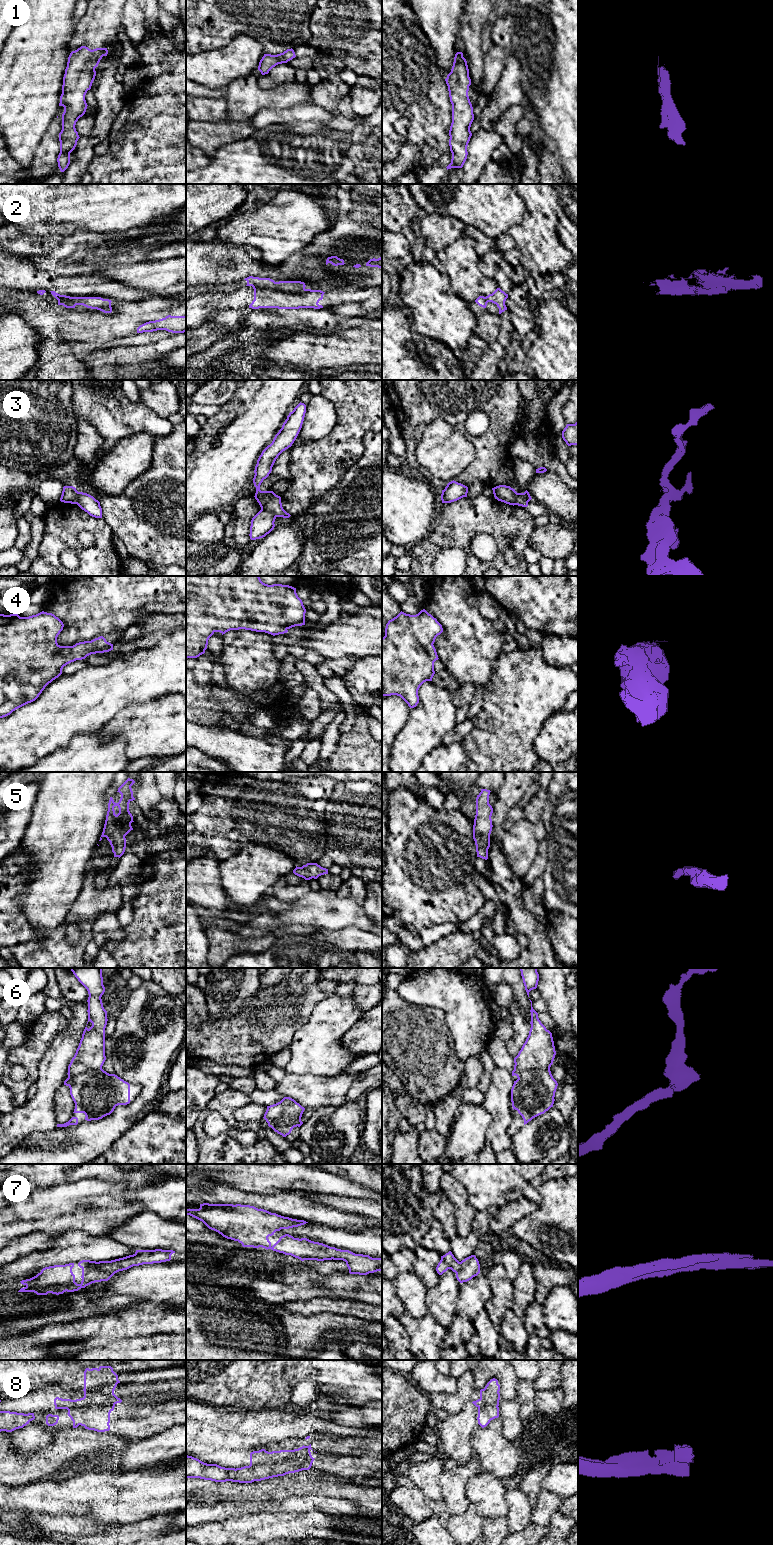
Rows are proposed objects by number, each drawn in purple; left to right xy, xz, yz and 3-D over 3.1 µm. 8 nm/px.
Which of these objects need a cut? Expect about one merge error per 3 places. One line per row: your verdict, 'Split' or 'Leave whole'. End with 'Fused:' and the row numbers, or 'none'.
1: Leave whole
2: Split
3: Split
4: Leave whole
5: Leave whole
6: Split
7: Leave whole
8: Leave whole
Fused: 2, 3, 6

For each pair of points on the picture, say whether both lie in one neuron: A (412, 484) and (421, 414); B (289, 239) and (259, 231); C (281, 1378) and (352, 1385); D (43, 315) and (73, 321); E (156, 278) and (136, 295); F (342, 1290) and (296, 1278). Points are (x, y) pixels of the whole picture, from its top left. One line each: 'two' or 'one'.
A: two
B: one
C: one
D: one
E: two
F: one

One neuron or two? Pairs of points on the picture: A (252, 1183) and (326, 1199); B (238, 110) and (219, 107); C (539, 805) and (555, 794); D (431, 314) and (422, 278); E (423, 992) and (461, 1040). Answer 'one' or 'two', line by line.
A: two
B: two
C: two
D: one
E: one

